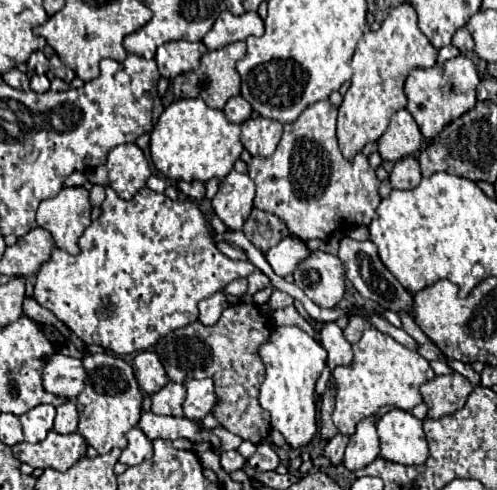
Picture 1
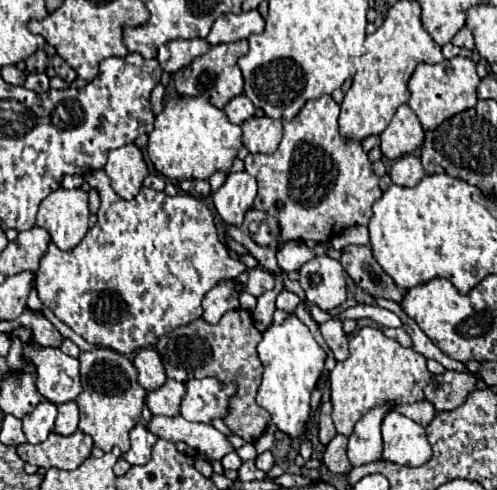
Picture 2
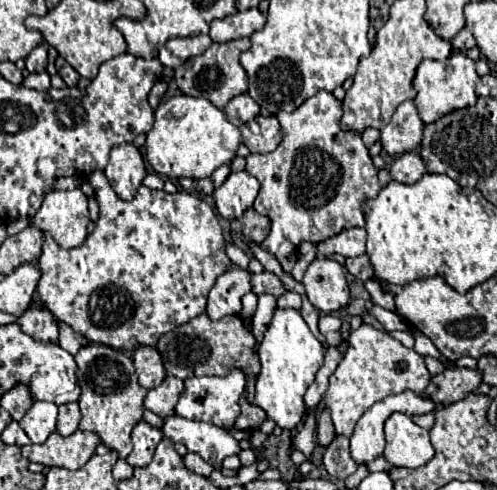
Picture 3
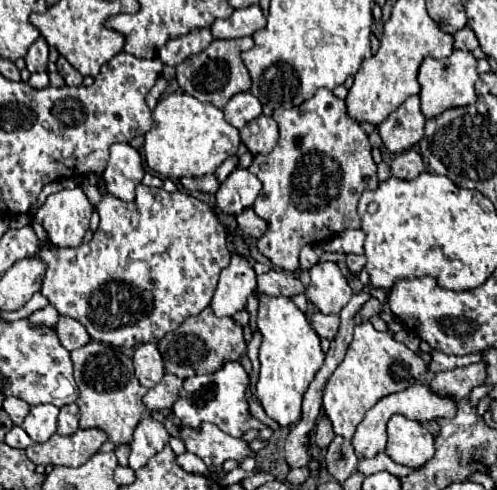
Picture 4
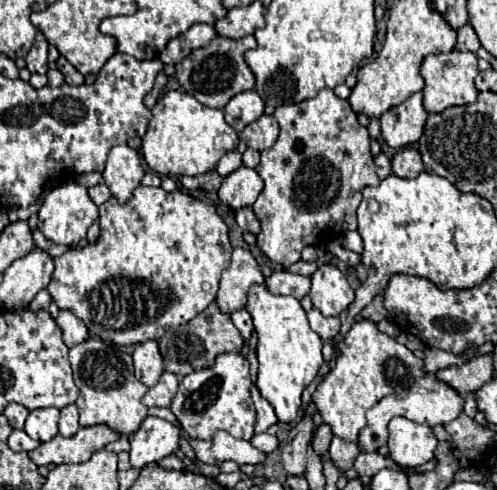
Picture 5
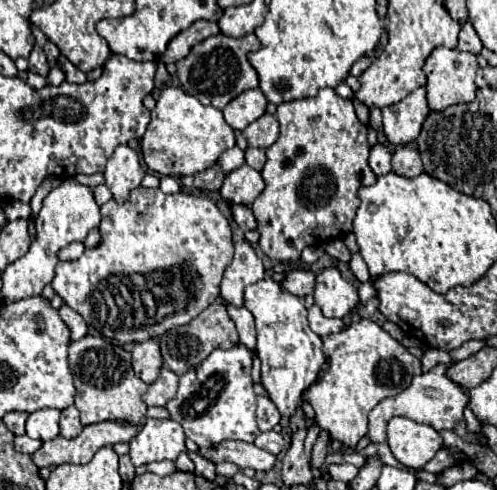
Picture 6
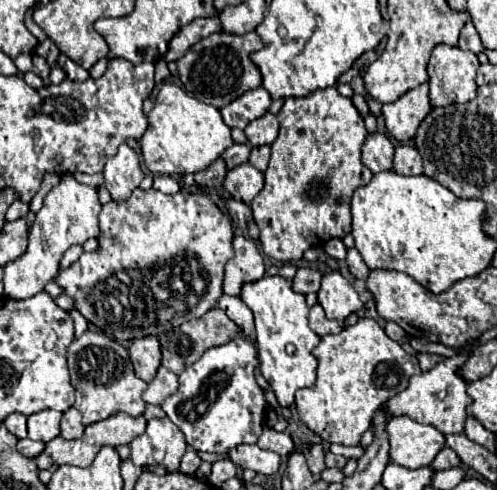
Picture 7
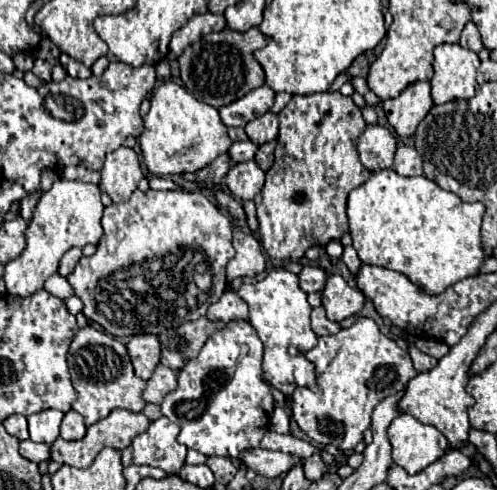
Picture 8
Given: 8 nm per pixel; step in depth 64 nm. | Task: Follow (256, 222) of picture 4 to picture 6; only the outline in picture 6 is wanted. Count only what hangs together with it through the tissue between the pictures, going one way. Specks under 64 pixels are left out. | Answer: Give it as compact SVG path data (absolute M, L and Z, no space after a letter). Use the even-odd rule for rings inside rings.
M232 204L232 216L236 220L236 224L242 228L242 230L252 230L256 228L256 220L254 220L254 214L248 206L244 204Z

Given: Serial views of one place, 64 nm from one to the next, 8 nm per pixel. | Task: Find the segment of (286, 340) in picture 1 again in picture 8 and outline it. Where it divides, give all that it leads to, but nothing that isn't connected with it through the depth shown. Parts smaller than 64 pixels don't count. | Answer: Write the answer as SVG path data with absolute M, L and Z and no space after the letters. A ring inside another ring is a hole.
M286 268L268 270L266 278L258 284L242 284L236 292L248 304L248 320L256 328L264 344L262 368L268 382L290 398L296 386L314 386L314 366L304 356L290 356L288 348L298 346L302 352L316 346L316 334L310 328L310 304L306 292L300 288L300 280L294 272Z

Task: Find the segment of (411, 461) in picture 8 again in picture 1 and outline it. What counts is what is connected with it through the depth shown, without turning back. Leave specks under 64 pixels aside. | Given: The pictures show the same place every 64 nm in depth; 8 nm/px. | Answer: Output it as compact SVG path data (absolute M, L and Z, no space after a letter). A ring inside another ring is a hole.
M390 410L378 420L380 456L398 464L424 464L428 442L422 422L404 410Z

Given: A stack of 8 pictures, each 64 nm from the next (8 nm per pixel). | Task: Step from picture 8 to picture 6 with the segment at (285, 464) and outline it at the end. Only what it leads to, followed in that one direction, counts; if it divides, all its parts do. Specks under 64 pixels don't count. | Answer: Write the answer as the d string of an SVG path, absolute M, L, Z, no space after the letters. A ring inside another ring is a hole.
M222 442L218 444L216 448L210 448L210 450L200 450L200 454L210 460L210 462L222 462L222 460L228 460L232 464L236 464L238 468L254 468L254 470L262 470L262 472L268 472L274 468L276 464L276 456L266 452L266 450L260 450L256 444L244 444L244 442Z

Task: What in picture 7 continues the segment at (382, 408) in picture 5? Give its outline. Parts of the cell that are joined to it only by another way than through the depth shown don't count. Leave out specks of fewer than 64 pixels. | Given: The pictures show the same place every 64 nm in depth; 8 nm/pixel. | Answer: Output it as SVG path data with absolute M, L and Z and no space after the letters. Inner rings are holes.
M472 342L464 344L454 356L444 358L432 370L412 376L408 388L386 402L390 416L406 414L420 424L434 426L442 434L464 434L464 424L468 418L466 408L472 404L472 398L466 394L466 380L460 376L460 368L466 364L466 360L470 356L470 346L472 346Z

